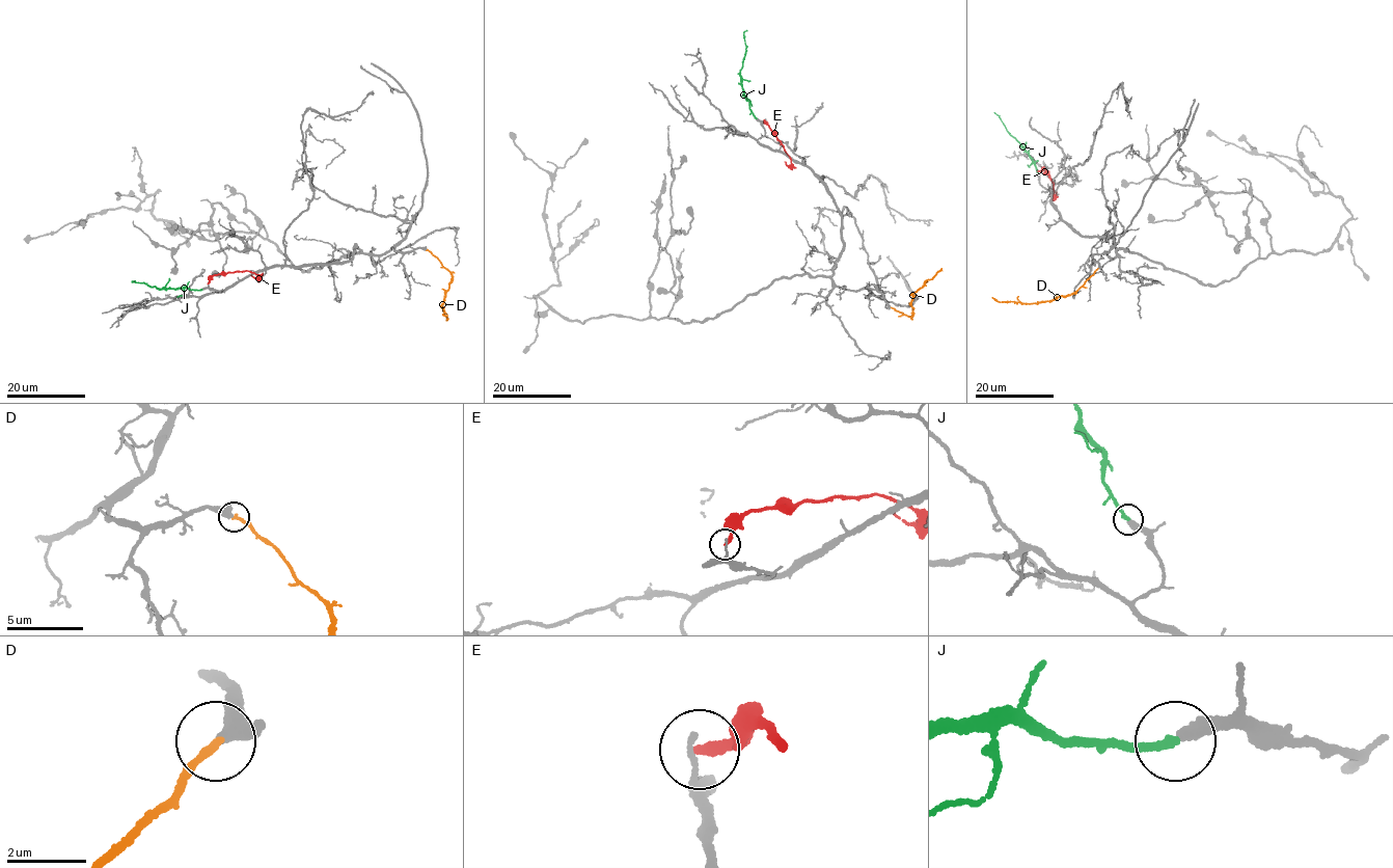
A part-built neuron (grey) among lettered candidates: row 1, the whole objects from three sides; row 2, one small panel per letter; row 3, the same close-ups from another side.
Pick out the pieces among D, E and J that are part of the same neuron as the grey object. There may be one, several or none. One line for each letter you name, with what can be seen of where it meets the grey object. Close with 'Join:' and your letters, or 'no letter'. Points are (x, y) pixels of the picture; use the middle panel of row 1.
D: meets grey at (891, 307)
J: meets grey at (756, 118)
Join: D, J

